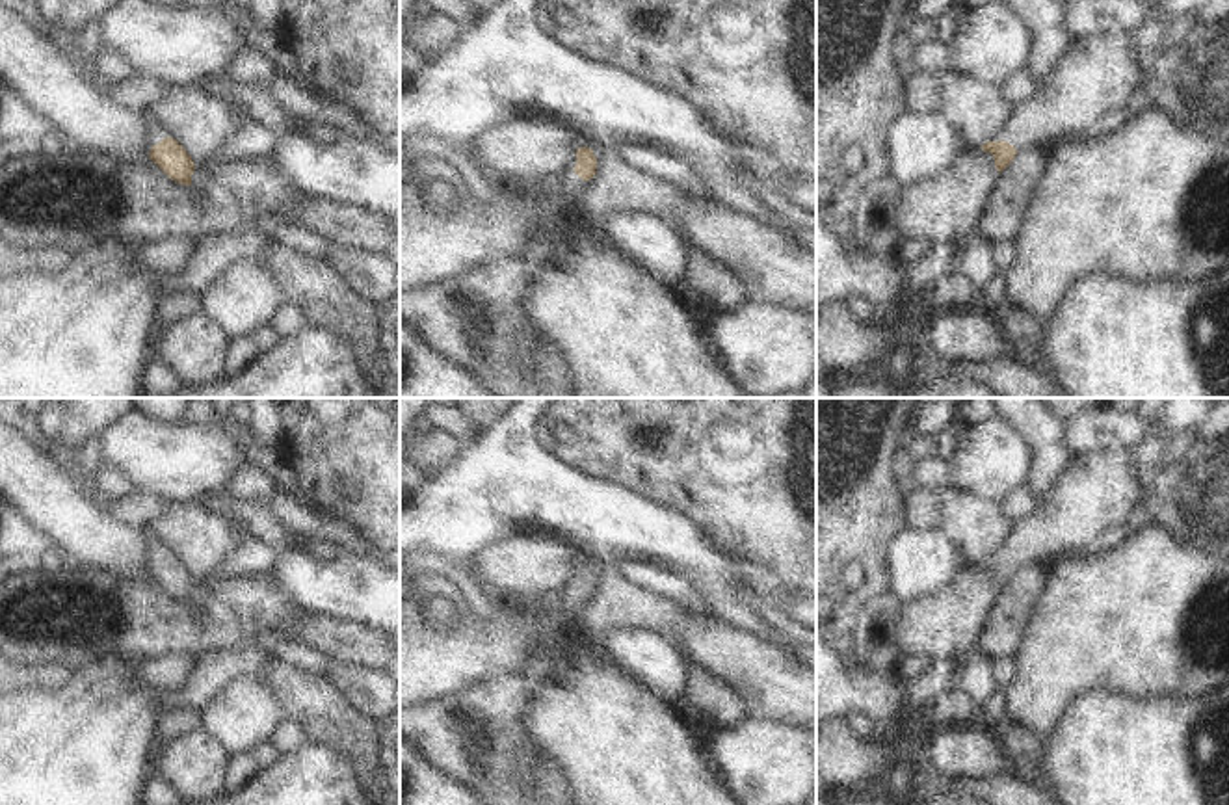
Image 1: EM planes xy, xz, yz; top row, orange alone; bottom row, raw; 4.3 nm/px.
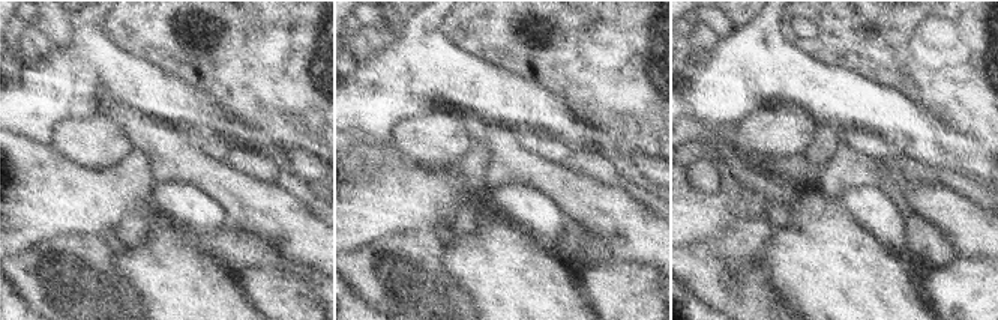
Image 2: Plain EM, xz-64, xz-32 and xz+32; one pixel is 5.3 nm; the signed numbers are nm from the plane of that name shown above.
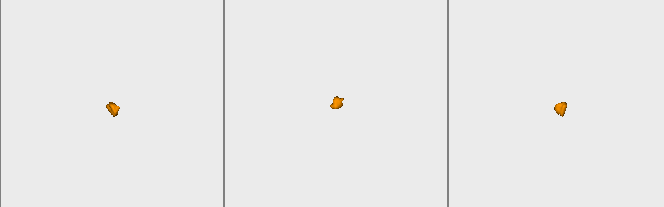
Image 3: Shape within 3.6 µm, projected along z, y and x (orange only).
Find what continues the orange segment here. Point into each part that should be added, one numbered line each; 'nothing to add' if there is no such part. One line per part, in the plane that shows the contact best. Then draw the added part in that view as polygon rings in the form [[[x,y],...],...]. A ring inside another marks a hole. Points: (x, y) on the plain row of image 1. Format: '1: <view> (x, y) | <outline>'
1: xz (436, 662) | [[[400,563],[400,712],[456,695],[482,680],[522,675],[532,654],[547,653],[541,638],[545,632],[560,634],[562,640],[558,647],[567,647],[571,641],[584,638],[582,621],[588,608],[588,599],[582,597],[573,586],[562,593],[562,600],[552,612],[511,606],[508,602],[495,600],[493,615],[480,617],[467,608],[461,597],[452,595],[443,582],[433,589],[431,595],[420,595],[415,580],[415,571],[409,571],[403,563]],[[441,593],[452,595],[457,602],[457,621],[450,628],[444,628],[428,617],[428,602]]]

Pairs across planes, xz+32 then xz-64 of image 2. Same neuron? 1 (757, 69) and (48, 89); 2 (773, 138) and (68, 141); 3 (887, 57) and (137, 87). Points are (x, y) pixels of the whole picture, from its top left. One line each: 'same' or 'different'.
1: same
2: same
3: different

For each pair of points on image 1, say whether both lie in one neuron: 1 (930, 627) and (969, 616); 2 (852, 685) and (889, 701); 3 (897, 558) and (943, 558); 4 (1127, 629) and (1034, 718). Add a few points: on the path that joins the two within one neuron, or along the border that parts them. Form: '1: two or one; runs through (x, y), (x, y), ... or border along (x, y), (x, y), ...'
1: one; runs through (939, 625), (952, 616), (960, 616)
2: one; runs through (861, 688), (880, 696)
3: one; runs through (908, 558), (932, 558)
4: one; runs through (1105, 647), (1057, 696)

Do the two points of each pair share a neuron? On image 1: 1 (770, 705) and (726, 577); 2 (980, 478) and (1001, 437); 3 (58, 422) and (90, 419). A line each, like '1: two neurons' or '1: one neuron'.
1: two neurons
2: one neuron
3: one neuron

